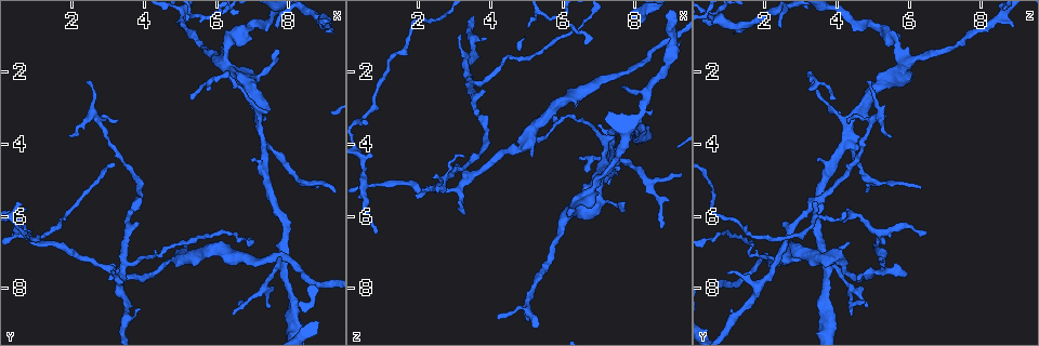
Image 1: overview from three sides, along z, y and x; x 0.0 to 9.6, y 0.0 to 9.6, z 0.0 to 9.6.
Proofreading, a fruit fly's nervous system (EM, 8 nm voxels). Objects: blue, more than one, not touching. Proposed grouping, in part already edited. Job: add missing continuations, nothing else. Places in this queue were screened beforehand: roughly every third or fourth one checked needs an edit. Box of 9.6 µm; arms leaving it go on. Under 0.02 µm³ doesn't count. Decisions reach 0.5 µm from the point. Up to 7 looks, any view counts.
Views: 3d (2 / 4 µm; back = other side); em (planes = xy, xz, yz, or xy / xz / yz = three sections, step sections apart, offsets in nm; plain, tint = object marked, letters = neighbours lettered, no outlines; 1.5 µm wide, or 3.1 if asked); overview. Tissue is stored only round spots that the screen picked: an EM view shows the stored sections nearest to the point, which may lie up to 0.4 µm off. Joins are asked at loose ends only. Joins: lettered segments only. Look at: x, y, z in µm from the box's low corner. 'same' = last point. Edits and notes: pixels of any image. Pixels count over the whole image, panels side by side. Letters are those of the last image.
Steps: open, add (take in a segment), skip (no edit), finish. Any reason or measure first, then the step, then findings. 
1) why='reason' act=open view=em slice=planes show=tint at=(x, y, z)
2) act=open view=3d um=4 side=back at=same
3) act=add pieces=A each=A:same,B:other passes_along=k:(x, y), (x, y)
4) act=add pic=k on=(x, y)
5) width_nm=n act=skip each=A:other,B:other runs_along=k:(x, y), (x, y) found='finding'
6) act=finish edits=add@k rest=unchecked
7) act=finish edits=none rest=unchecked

why='tapers out' act=open view=3d um=4 at=(6.65, 8.40, 4.80)

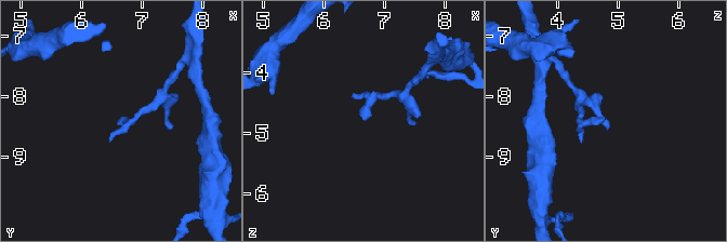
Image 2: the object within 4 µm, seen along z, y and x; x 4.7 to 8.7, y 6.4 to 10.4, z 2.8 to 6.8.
act=open view=em slice=planes show=letters at=(6.65, 8.35, 4.75)

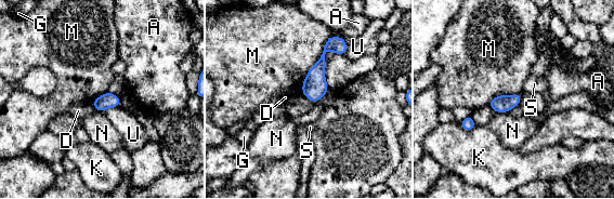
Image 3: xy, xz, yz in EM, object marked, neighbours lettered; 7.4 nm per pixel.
width_nm=110 act=skip each=A:other,D:other,G:other,K:other,M:other,N:other,S:other,U:other found='no lettered segment goes on from it'

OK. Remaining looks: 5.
why='free end' act=open view=em slice=yz step=8 show=plain at=(5.10, 6.75, 4.40)

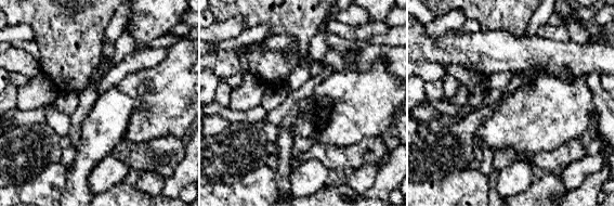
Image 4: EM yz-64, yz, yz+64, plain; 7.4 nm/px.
act=open view=em slice=yz step=8 show=letters at=same

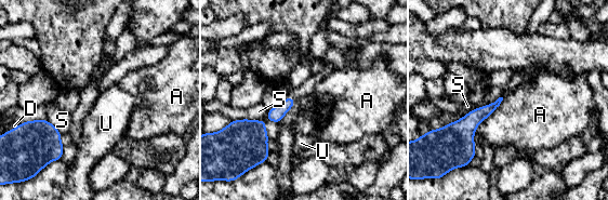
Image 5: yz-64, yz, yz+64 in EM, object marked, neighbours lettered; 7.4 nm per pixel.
longest_contact=A:400nm act=skip each=A:other,D:other,S:other,U:other found='none of them fits'

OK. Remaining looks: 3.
act=open view=3d um=2 at=(3.15, 7.55, 0.95)

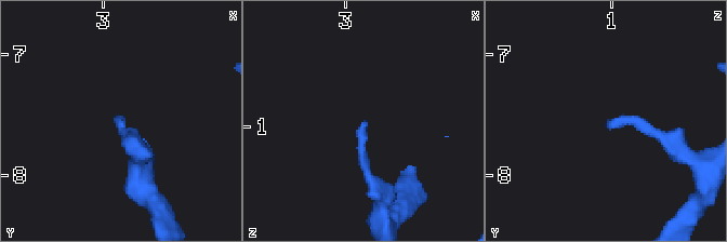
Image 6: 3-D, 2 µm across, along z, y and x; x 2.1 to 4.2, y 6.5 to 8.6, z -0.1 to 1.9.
act=open view=em slice=yz step=8 show=letters at=(3.16, 7.60, 0.98)

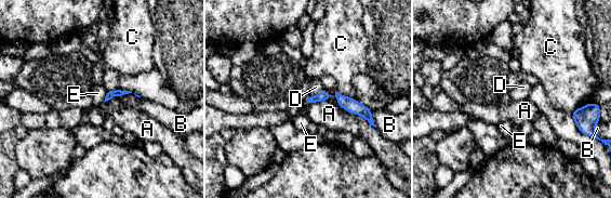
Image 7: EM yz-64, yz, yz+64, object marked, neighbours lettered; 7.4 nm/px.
act=open view=em slice=planes show=letters at=same

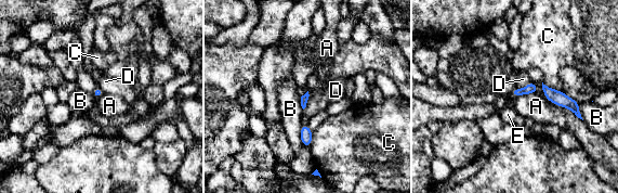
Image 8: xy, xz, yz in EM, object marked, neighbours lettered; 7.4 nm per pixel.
act=skip each=A:other,B:other,C:other,D:other,E:other border=8:(552, 102), (568, 107), (582, 120) found='no lettered segment goes on from it'

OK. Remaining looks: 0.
act=finish edits=none rest=unchecked

